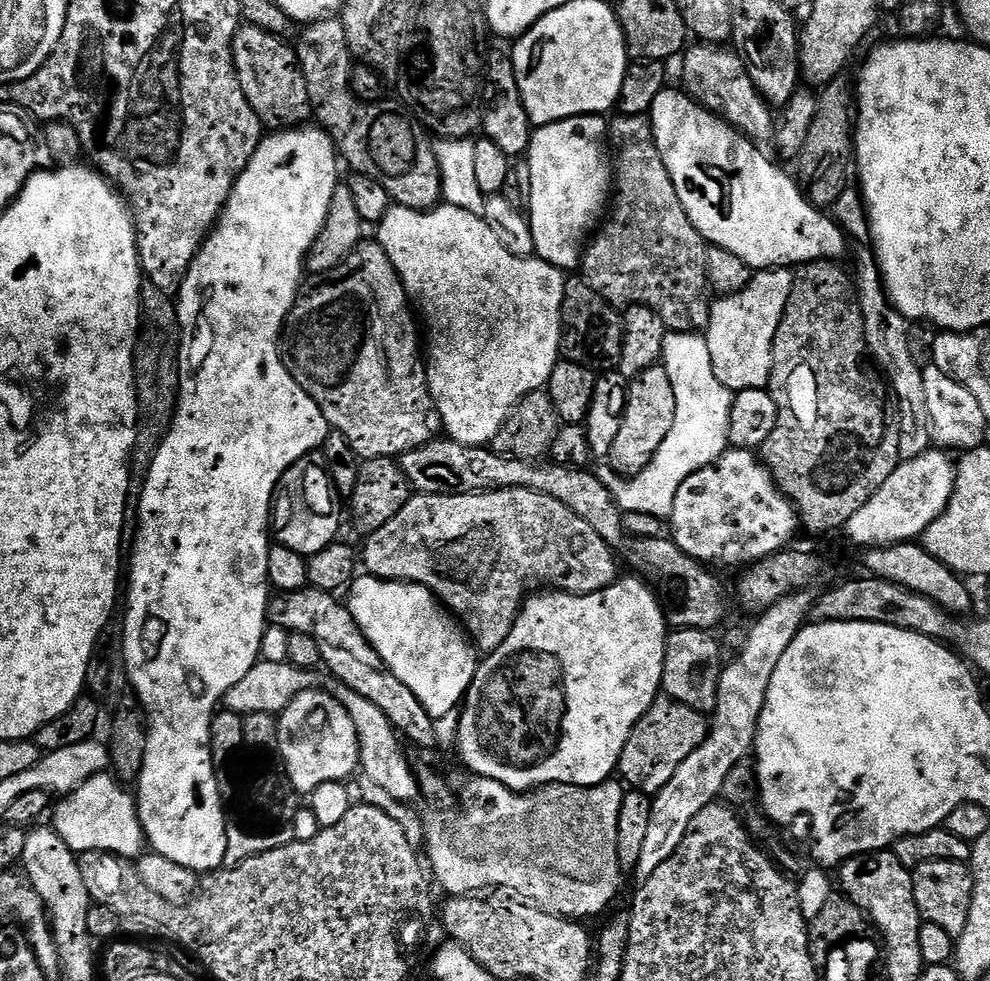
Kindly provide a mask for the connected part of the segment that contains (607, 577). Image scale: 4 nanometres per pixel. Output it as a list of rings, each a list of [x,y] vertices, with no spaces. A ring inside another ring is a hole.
[[[499,488],[496,492],[473,492],[467,496],[416,494],[386,526],[365,540],[368,541],[364,552],[362,548],[362,568],[367,575],[426,586],[458,618],[470,633],[473,645],[484,654],[498,650],[506,642],[530,590],[551,586],[561,592],[573,592],[575,596],[588,596],[618,579],[617,553],[600,537],[598,530],[578,518],[574,510],[562,506],[562,502],[529,488]]]

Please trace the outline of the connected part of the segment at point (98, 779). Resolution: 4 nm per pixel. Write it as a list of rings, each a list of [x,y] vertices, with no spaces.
[[[100,773],[95,775],[94,778],[87,779],[86,782],[80,787],[76,787],[74,791],[67,793],[64,797],[61,797],[61,800],[56,807],[53,807],[52,815],[54,814],[54,821],[52,821],[52,827],[63,842],[66,843],[66,846],[69,846],[72,852],[80,855],[86,852],[110,852],[112,855],[119,856],[121,859],[134,860],[137,859],[145,849],[146,841],[144,839],[144,830],[141,826],[140,817],[137,814],[135,797],[130,793],[126,792],[122,787],[124,787],[111,773]]]

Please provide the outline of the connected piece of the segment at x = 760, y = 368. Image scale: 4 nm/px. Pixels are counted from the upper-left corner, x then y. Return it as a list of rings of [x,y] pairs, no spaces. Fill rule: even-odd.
[[[789,269],[760,270],[741,292],[721,296],[711,305],[706,329],[710,362],[714,362],[718,382],[722,382],[722,386],[729,388],[732,393],[768,387],[772,378],[772,347],[793,283],[794,276]]]

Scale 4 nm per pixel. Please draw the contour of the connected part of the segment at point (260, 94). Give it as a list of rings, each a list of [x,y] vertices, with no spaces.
[[[255,26],[241,27],[238,39],[234,45],[234,59],[236,62],[236,76],[242,86],[242,94],[246,94],[246,102],[258,114],[261,125],[276,130],[281,126],[304,126],[313,119],[310,106],[310,94],[306,90],[306,78],[300,69],[300,57],[297,49],[288,45],[287,39],[270,34],[266,30]]]

